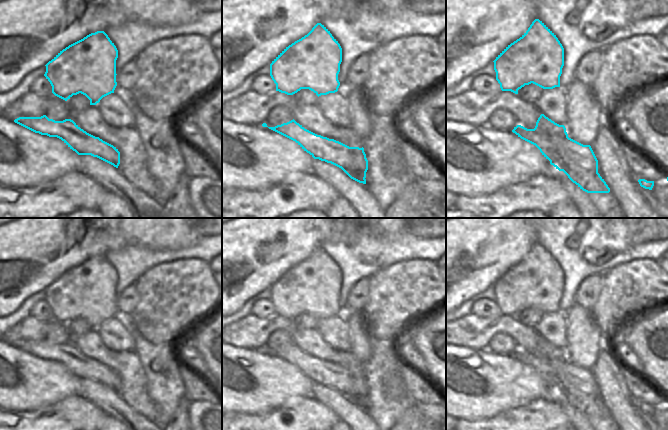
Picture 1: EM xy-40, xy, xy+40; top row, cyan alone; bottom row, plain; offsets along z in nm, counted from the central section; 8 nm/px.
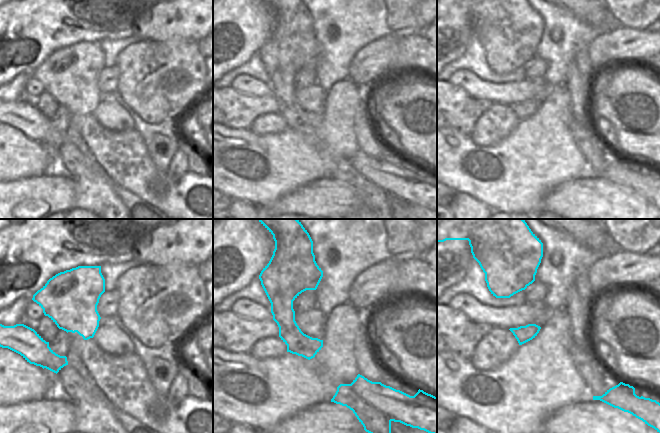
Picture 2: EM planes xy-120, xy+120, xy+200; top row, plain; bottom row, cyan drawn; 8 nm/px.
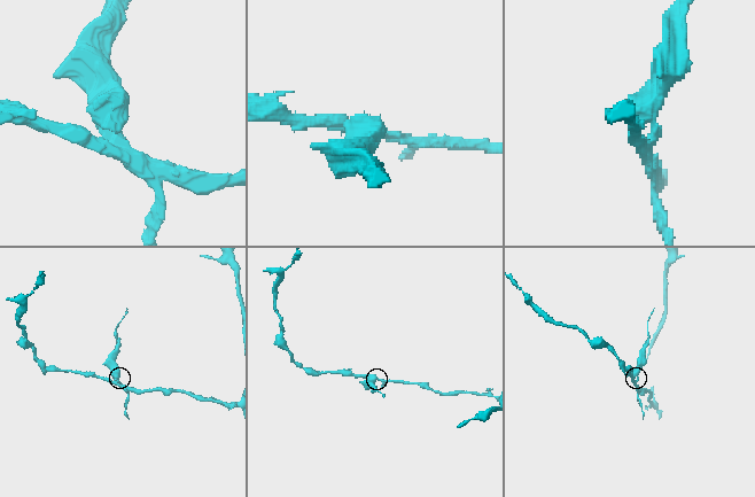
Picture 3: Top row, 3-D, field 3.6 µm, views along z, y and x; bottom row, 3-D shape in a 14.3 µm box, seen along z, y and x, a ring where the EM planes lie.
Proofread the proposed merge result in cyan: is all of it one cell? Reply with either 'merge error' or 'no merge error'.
merge error

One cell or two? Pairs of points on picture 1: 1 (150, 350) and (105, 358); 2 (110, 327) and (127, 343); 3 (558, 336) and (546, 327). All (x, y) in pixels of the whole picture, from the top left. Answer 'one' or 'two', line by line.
1: two
2: one
3: one

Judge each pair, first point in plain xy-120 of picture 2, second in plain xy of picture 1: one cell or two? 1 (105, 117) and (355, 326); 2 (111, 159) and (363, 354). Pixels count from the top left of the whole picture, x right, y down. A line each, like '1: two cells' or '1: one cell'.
1: two cells
2: two cells

